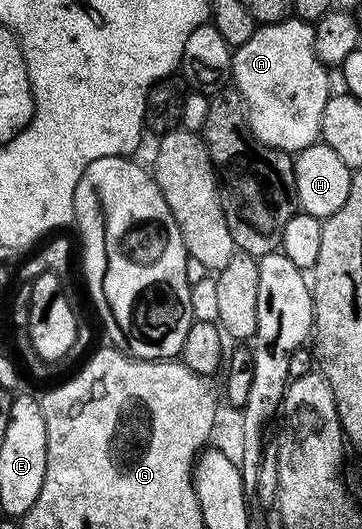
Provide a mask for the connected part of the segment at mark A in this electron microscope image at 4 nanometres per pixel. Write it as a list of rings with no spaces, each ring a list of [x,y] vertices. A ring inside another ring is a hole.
[[[289,17],[280,23],[257,26],[254,37],[250,37],[246,45],[235,48],[232,53],[232,83],[242,93],[244,103],[248,106],[248,120],[254,137],[258,137],[258,141],[262,141],[267,147],[279,151],[299,153],[320,139],[322,113],[330,98],[328,75],[329,68],[316,56],[313,24],[303,23],[295,17]]]

